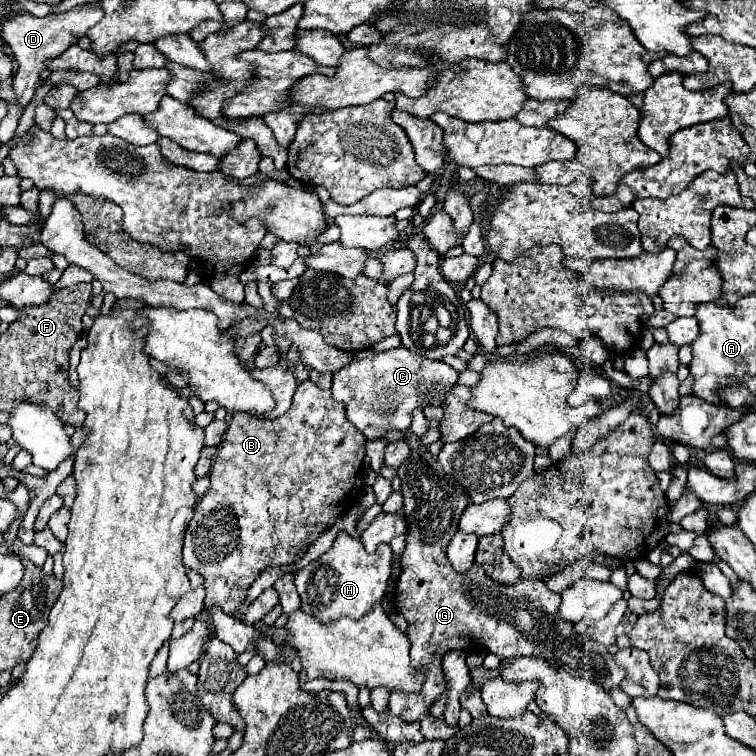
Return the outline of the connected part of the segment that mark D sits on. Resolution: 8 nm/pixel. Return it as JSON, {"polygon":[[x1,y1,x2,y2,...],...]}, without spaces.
{"polygon":[[99,5,89,7,75,7,61,15,47,15,47,17,33,17,29,13,17,13,7,17,1,23,1,39,5,45,9,45,13,57,17,59,17,73,13,79,13,87,17,93,17,103,21,107,27,107,33,99,33,93,37,87,43,85,41,73,45,71,45,59,53,59,61,55,65,49,69,49,73,43,77,43,79,35,85,35,87,29,93,27,93,23,99,23,103,17,103,11]]}

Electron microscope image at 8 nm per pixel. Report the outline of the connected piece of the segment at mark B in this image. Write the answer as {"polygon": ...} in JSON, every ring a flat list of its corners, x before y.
{"polygon":[[303,381,295,395,293,395,293,403,289,407,289,411,277,419,257,419,257,417,249,417,247,413,235,413,225,435,223,441,217,447,217,455,213,461,213,467,209,471,211,477,211,487,207,489,207,493,195,503,195,515,187,525,185,531,185,545,183,545,183,565,187,569,197,571,199,575,203,575,203,587,205,587,205,611,209,611,209,607,219,607,223,613,231,615,245,599,247,589,251,587,251,583,259,577,259,573,263,573,269,567,283,567,283,565,293,565,299,561,301,553,327,529,331,529,339,517,339,513,347,513,351,499,359,497,363,491,363,477,361,477,361,465,363,465,363,457,365,457,365,435,353,427,345,415,345,407,341,403,337,403,331,397,331,391,323,391,319,389,315,383,311,381]]}

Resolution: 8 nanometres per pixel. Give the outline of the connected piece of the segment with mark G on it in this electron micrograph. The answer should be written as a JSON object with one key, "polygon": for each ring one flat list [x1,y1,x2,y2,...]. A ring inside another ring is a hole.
{"polygon":[[411,453,409,459,397,469,397,477,401,479,401,495,403,495,403,511,407,519,407,547,401,555,401,575,397,579,397,589,395,589,395,603,397,611,405,617,407,631,405,635,409,637,411,643,411,663,415,663,417,669,425,669,425,683,421,685,421,691,417,695,405,695,401,691,391,691,399,693,399,697,389,697,389,711,399,715,405,721,421,721,427,717,431,705,439,699,439,695,445,691,445,679,441,671,441,659,445,653,453,649,463,649,463,651,473,651,473,649,483,649,489,653,495,653,499,659,513,659,513,657,535,657,543,659,553,667,567,669,571,675,577,677,587,677,595,679,605,691,611,687,619,687,625,671,619,667,613,659,613,655,599,643,591,641,589,637,581,637,573,631,573,623,565,623,557,615,557,607,561,603,561,597,557,593,551,593,545,583,537,579,523,579,513,585,501,585,493,581,491,577,485,575,481,565,473,565,467,573,457,573,451,569,447,561,447,545,451,537,457,533,459,517,467,507,467,497,461,487,455,483,445,481,439,477,429,463,419,457,417,453]]}

